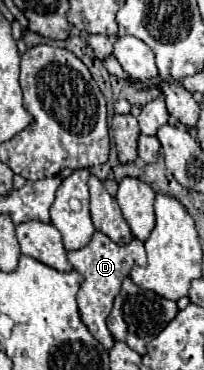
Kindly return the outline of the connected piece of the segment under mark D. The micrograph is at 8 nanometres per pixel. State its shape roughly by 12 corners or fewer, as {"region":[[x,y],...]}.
{"region":[[96,231],[68,261],[84,277],[80,319],[110,351],[106,329],[114,297],[144,243],[116,245]]}

